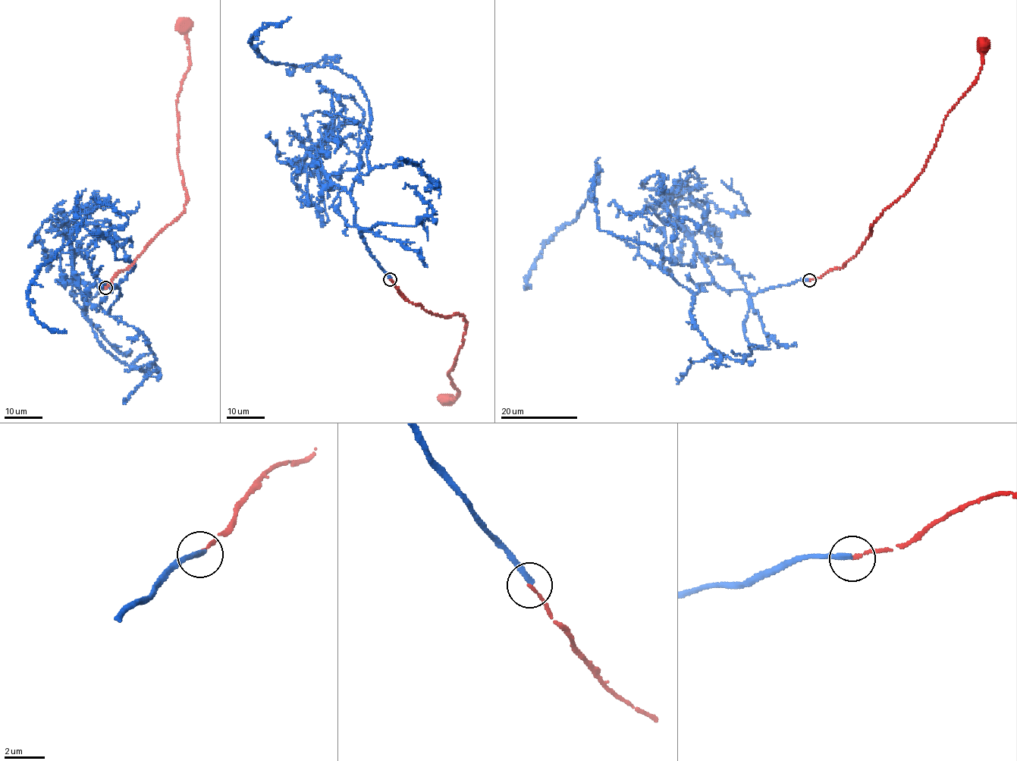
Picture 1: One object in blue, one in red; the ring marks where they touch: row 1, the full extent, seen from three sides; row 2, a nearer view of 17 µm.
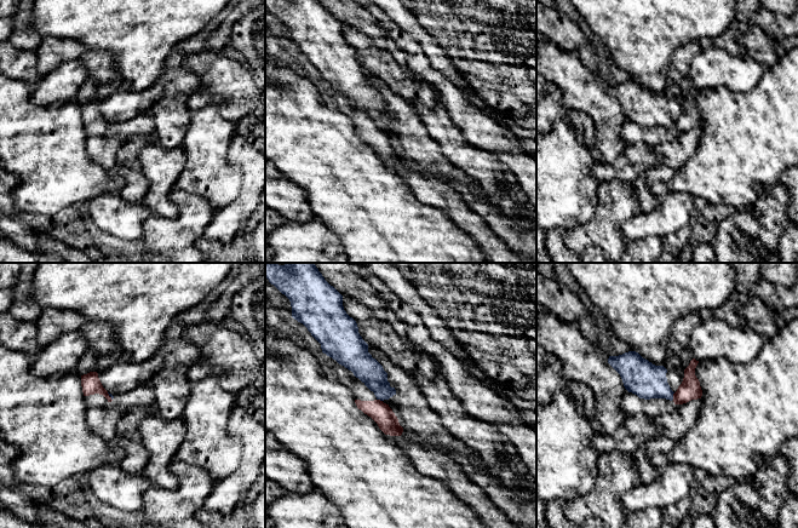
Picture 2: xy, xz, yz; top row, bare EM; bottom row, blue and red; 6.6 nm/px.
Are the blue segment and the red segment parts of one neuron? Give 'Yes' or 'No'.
No

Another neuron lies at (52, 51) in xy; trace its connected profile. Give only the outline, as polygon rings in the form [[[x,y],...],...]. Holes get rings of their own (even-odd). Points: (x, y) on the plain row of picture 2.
[[[44,36],[39,47],[34,51],[36,54],[38,71],[48,73],[64,62],[80,59],[87,48],[75,40]]]

